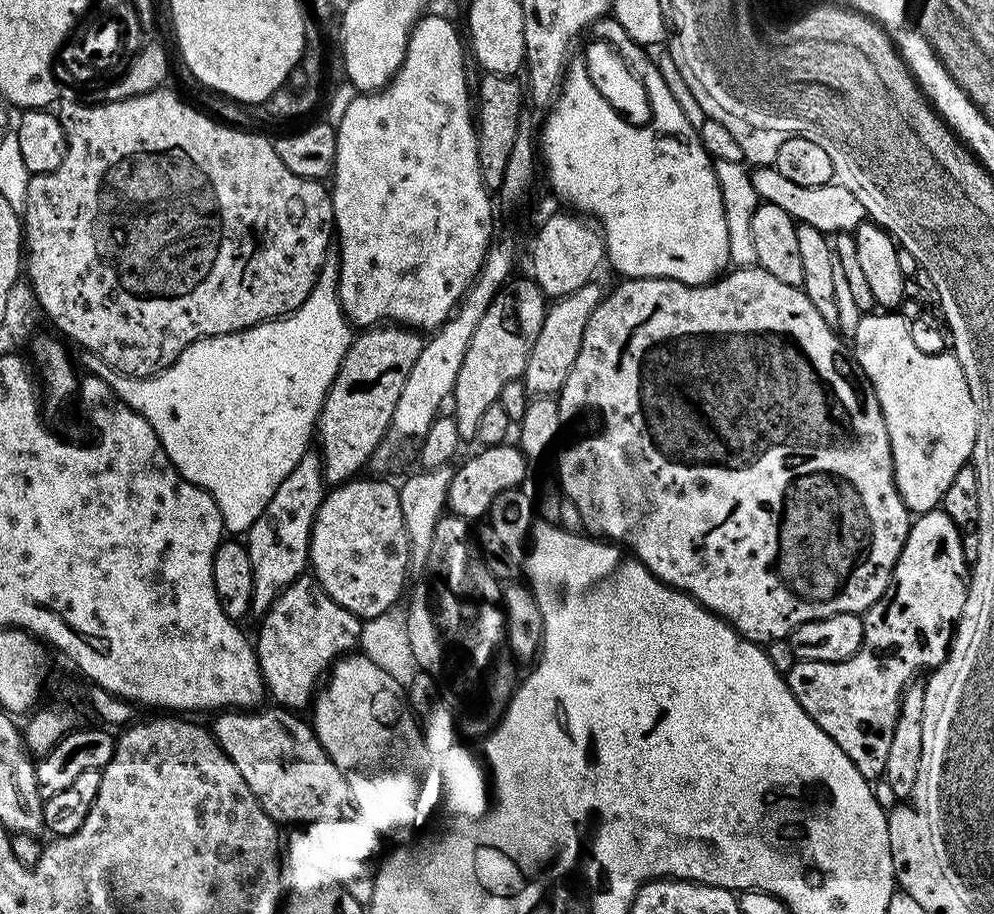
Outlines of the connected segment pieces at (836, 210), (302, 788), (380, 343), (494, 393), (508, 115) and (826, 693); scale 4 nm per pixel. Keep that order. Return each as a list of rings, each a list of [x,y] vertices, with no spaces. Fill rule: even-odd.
[[[775,166],[756,169],[753,167],[750,175],[757,197],[763,203],[782,206],[782,210],[786,210],[786,214],[790,214],[793,220],[799,223],[814,226],[826,234],[855,233],[856,227],[865,223],[866,213],[862,202],[858,202],[856,192],[848,189],[844,182],[798,186],[798,182],[790,182],[790,178],[783,176]]]
[[[271,707],[221,711],[217,715],[220,717],[210,724],[220,749],[238,766],[238,774],[246,778],[246,786],[250,786],[271,820],[296,824],[299,820],[345,819],[344,776],[320,745],[313,725],[283,707]]]
[[[395,322],[365,328],[353,339],[326,394],[318,421],[318,451],[324,459],[325,485],[344,484],[363,473],[360,471],[384,441],[402,386],[406,386],[406,378],[414,370],[414,362],[418,362],[425,343],[419,331]]]
[[[531,278],[516,279],[509,279],[508,283],[500,287],[499,294],[490,302],[486,314],[482,314],[482,322],[478,322],[478,327],[474,329],[474,338],[470,338],[470,346],[466,346],[466,358],[462,358],[462,367],[458,370],[458,378],[454,382],[450,397],[450,404],[456,407],[454,415],[461,438],[475,437],[482,413],[499,401],[502,386],[506,386],[508,380],[519,380],[523,377],[526,358],[530,358],[534,338],[538,338],[538,330],[542,330],[546,311],[546,297],[543,290]]]
[[[493,72],[481,75],[480,85],[474,88],[474,120],[478,125],[478,162],[484,184],[490,190],[502,186],[502,176],[509,164],[510,150],[514,147],[514,138],[518,135],[519,111],[526,101],[526,88],[519,84],[516,76],[499,76]]]
[[[924,510],[921,516],[911,521],[908,537],[902,546],[902,554],[898,558],[898,562],[892,571],[890,582],[886,586],[886,590],[882,594],[882,598],[878,598],[868,607],[867,612],[863,613],[864,621],[864,641],[862,646],[848,660],[843,660],[837,664],[830,662],[810,662],[809,660],[797,660],[796,665],[786,673],[788,689],[794,694],[796,701],[802,706],[802,710],[806,710],[806,714],[810,718],[814,718],[814,722],[826,734],[830,734],[830,738],[834,738],[834,742],[838,742],[838,746],[847,756],[852,759],[854,766],[858,766],[858,770],[870,782],[876,782],[883,777],[886,770],[886,758],[890,754],[890,738],[894,738],[894,726],[900,717],[900,702],[904,695],[905,688],[913,683],[915,672],[925,670],[933,670],[939,667],[945,659],[950,656],[950,645],[954,640],[954,625],[964,614],[966,606],[966,598],[968,597],[968,581],[970,575],[970,560],[964,557],[964,540],[960,537],[962,532],[961,525],[955,524],[950,517],[942,510]]]

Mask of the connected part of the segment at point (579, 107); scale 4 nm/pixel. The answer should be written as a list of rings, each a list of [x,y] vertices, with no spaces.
[[[612,18],[612,40],[624,44],[624,52],[632,56],[632,64],[644,72],[644,80],[652,88],[652,104],[656,104],[656,124],[652,128],[640,128],[640,132],[628,128],[628,124],[620,124],[612,116],[611,99],[598,88],[592,88],[590,78],[585,78],[580,68],[566,68],[560,91],[552,107],[547,109],[544,129],[541,127],[538,132],[538,156],[541,161],[544,159],[548,184],[564,203],[561,205],[595,221],[604,237],[607,263],[612,263],[621,277],[657,276],[683,284],[707,284],[730,264],[730,230],[717,165],[702,146],[697,125],[692,125],[663,74],[652,65],[641,45],[629,42],[624,27],[615,18]]]

